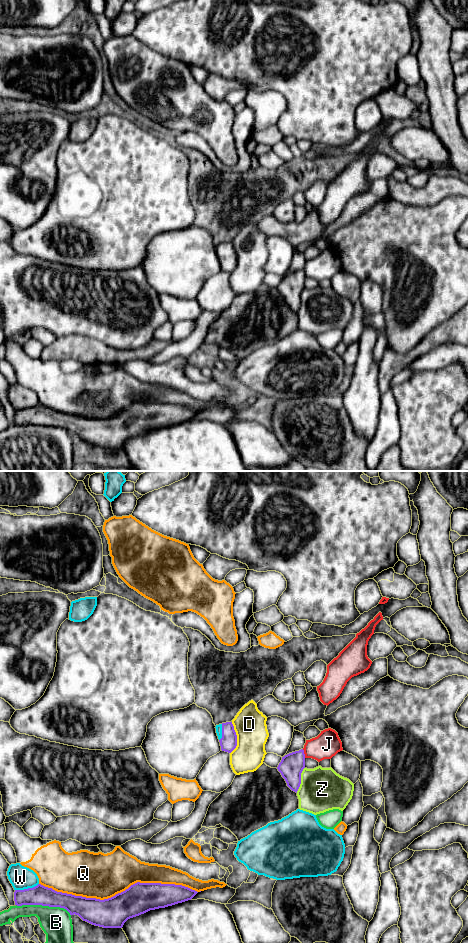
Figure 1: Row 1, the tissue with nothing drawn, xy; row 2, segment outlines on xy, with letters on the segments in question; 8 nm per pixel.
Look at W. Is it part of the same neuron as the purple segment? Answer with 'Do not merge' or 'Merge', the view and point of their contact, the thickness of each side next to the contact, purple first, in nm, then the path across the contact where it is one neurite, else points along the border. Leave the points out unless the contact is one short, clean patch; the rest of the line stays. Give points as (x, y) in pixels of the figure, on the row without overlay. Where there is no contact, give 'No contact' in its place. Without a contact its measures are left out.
Merge. Touches purple at xy (26, 409). Thickness 160 nm (purple) against 180 nm

